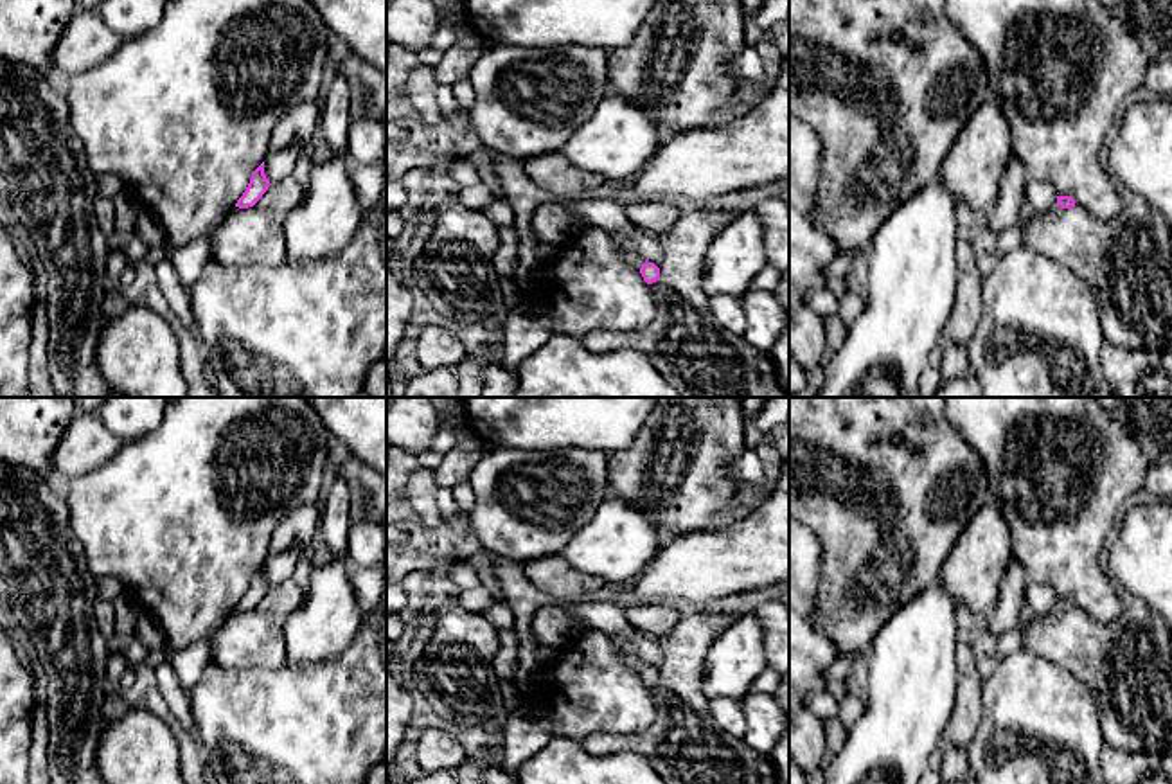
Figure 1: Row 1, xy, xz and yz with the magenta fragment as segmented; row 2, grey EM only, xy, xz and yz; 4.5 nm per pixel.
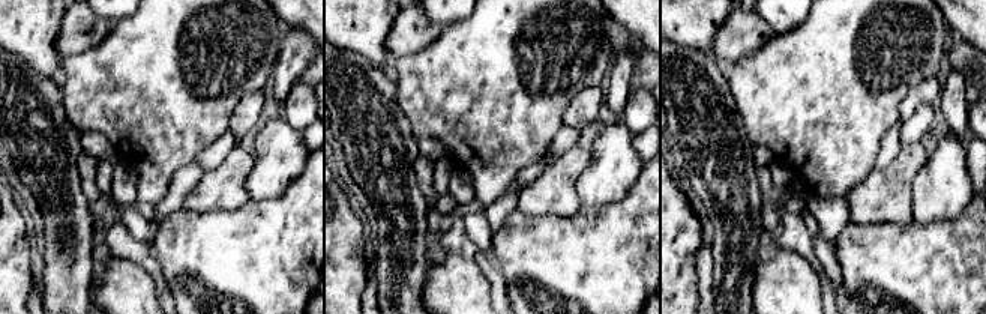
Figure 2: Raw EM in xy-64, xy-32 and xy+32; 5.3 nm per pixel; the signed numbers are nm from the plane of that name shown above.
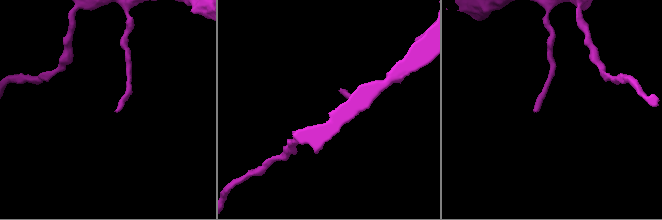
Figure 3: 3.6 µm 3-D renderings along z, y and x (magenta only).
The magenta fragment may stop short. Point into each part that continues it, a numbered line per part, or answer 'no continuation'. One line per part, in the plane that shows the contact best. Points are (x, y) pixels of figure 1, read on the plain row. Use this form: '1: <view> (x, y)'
1: xz (622, 644)

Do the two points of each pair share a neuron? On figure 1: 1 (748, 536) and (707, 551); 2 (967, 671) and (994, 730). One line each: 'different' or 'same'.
1: same
2: different

